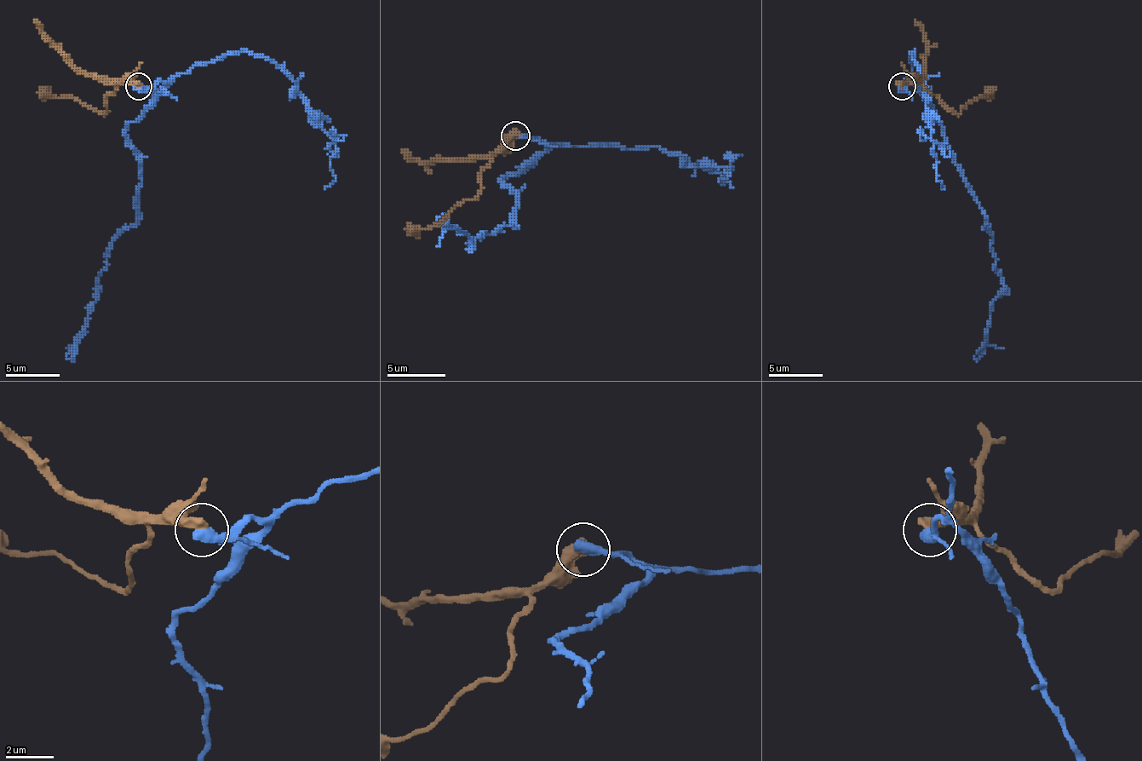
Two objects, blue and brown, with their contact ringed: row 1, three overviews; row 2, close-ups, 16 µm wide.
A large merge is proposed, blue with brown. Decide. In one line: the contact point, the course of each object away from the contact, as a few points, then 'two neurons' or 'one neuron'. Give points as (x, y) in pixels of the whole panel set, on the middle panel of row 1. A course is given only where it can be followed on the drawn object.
place (515, 135); course blue (516, 135), (539, 141), (545, 149), (502, 181), (519, 202), (513, 226), (486, 232), (472, 246), (443, 217); course brown (516, 135), (490, 155), (475, 196), (449, 211), (431, 226), (407, 232); two neurons

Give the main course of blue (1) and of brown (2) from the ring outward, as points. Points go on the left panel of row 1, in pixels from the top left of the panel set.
1: (139, 87), (161, 81), (166, 87), (125, 129), (141, 181), (136, 216), (112, 243), (71, 361)
2: (139, 87), (115, 84), (101, 113), (77, 100), (61, 97), (39, 87)

